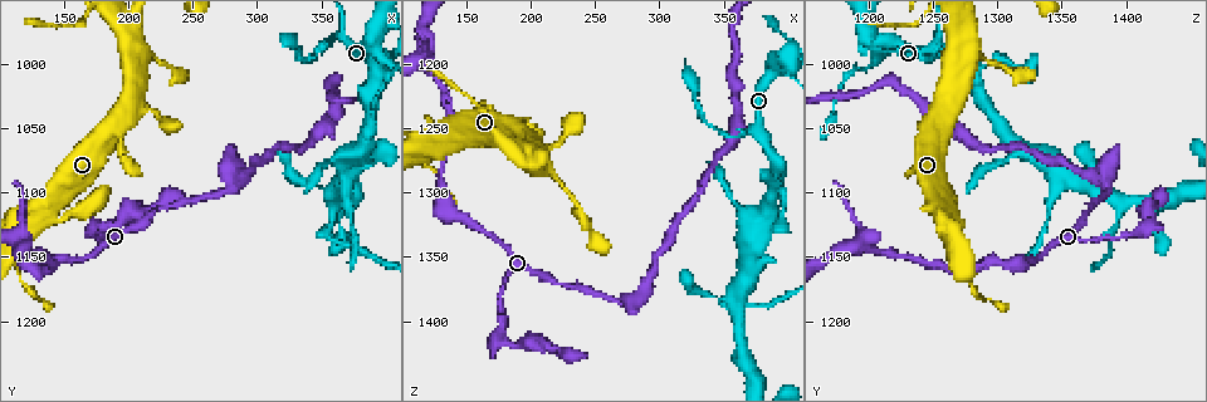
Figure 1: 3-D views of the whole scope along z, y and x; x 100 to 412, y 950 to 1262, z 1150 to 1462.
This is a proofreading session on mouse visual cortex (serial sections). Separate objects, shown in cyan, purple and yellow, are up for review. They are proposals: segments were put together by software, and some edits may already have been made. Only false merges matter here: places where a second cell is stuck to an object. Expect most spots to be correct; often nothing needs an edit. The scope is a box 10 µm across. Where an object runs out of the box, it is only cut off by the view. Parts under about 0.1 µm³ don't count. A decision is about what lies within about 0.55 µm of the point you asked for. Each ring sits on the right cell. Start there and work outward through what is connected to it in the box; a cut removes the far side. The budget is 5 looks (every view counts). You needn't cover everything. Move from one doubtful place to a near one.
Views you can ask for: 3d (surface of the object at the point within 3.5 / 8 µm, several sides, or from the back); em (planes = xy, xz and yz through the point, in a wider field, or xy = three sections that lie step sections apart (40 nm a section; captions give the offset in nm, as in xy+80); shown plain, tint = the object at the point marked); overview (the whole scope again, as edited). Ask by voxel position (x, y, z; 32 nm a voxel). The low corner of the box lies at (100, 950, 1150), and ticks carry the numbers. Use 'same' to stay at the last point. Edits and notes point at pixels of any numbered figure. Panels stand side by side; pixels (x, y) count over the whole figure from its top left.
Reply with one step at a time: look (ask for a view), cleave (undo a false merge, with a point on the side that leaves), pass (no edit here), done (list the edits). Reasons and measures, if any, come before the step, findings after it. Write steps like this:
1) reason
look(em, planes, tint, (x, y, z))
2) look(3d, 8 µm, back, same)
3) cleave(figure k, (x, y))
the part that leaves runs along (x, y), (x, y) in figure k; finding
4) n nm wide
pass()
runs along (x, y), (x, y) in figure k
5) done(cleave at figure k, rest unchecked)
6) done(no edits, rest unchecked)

sharp bend
look(3d, 3.5 µm, (354, 1134, 1390))

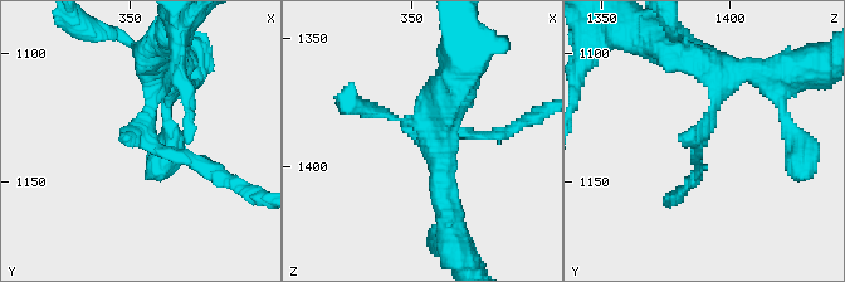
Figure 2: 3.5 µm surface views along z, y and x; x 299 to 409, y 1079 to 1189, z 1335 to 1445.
arms of 150, 350 nm
look(em, xy, step 1, tint, (355, 1133, 1390))

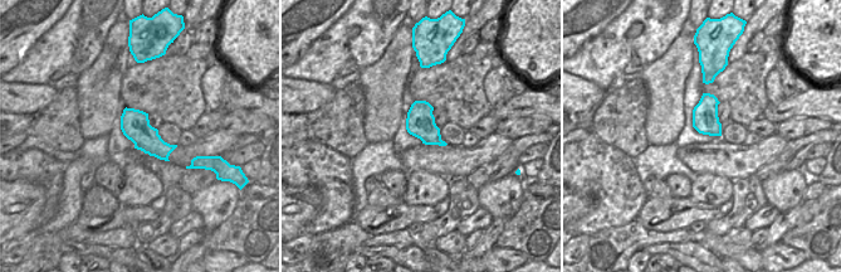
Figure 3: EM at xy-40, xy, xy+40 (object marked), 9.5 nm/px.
pass()
runs along (152, 63), (145, 136), (218, 175) in figure 2; all the same cell

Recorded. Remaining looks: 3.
a fork
look(3d, 3.5 µm, (286, 1092, 1384))

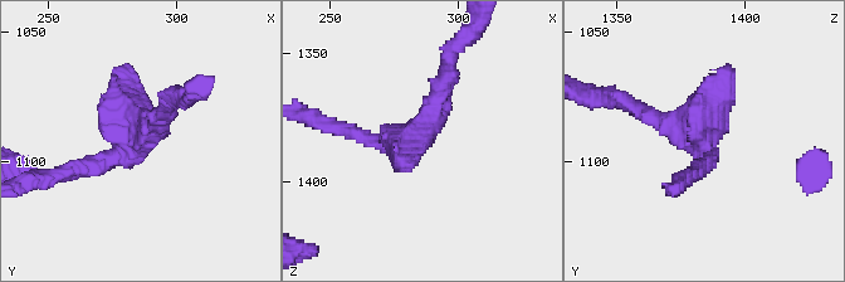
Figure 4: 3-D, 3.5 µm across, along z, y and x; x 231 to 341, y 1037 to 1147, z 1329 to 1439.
look(em, xy, step 3, tint, (285, 1092, 1383))

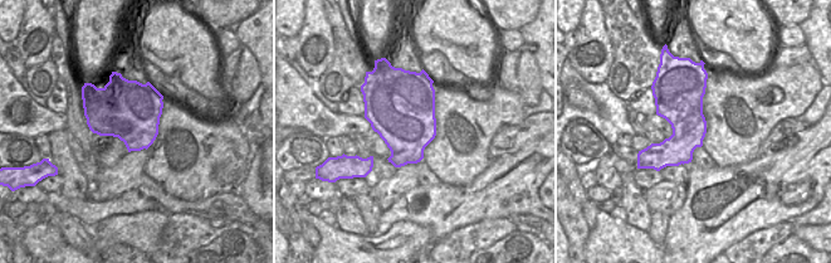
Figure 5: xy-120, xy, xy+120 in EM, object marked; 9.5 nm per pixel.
pass()
all the same cell

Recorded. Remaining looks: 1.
done(no edits, rest unchecked)

